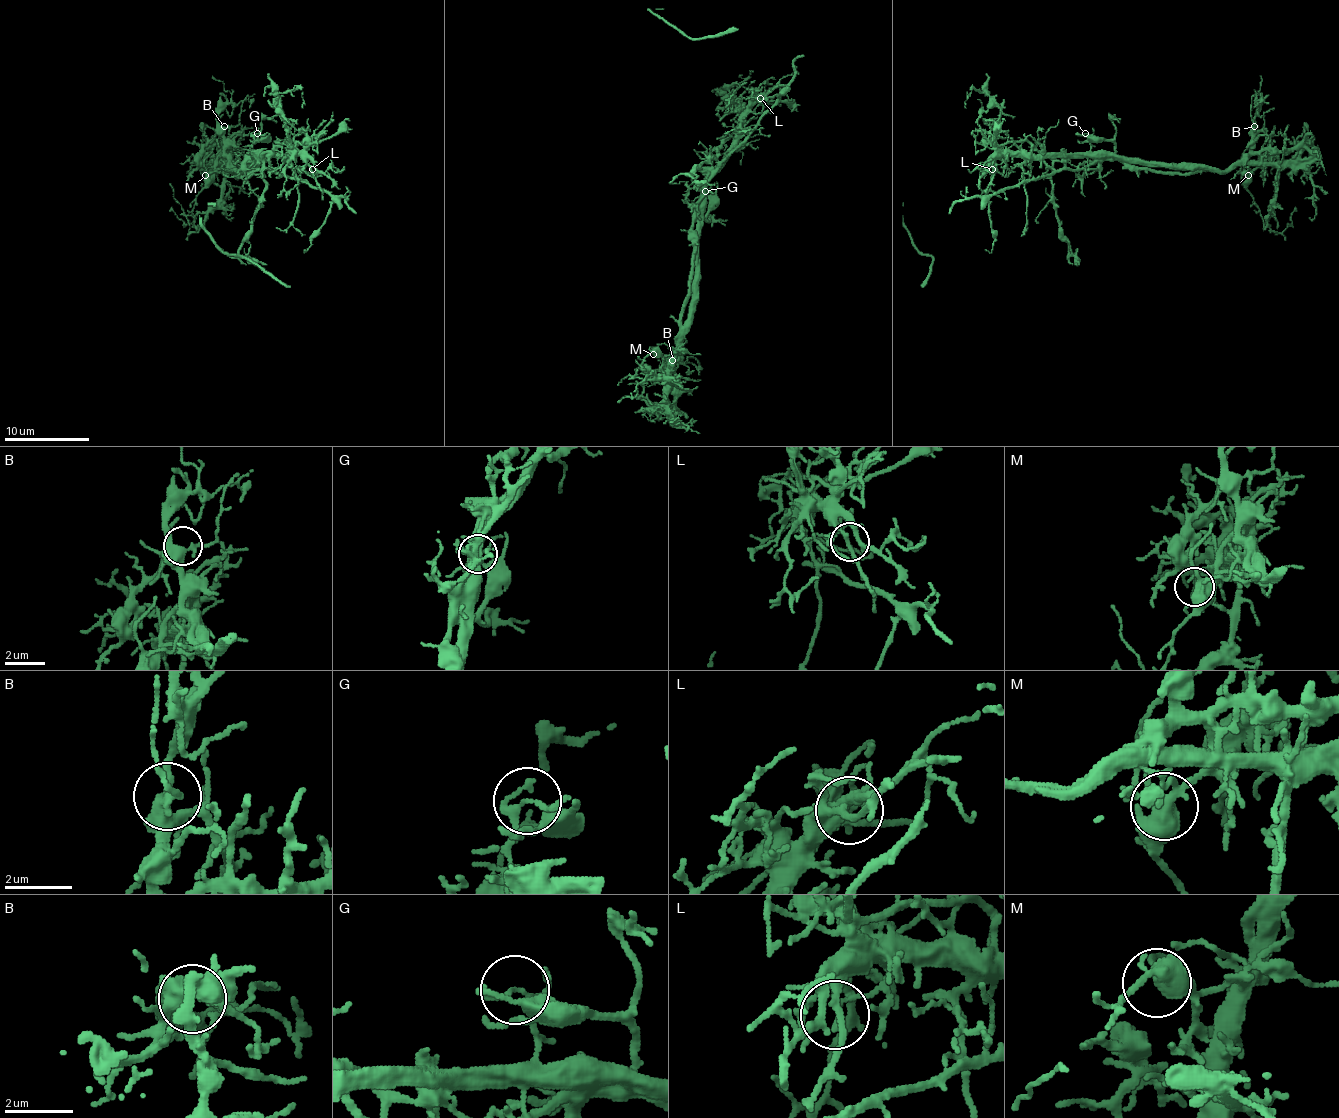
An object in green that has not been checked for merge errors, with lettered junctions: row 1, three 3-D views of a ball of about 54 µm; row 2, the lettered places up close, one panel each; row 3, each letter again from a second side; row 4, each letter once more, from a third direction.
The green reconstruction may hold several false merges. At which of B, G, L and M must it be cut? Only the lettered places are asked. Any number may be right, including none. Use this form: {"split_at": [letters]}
{"split_at": ["G"]}

